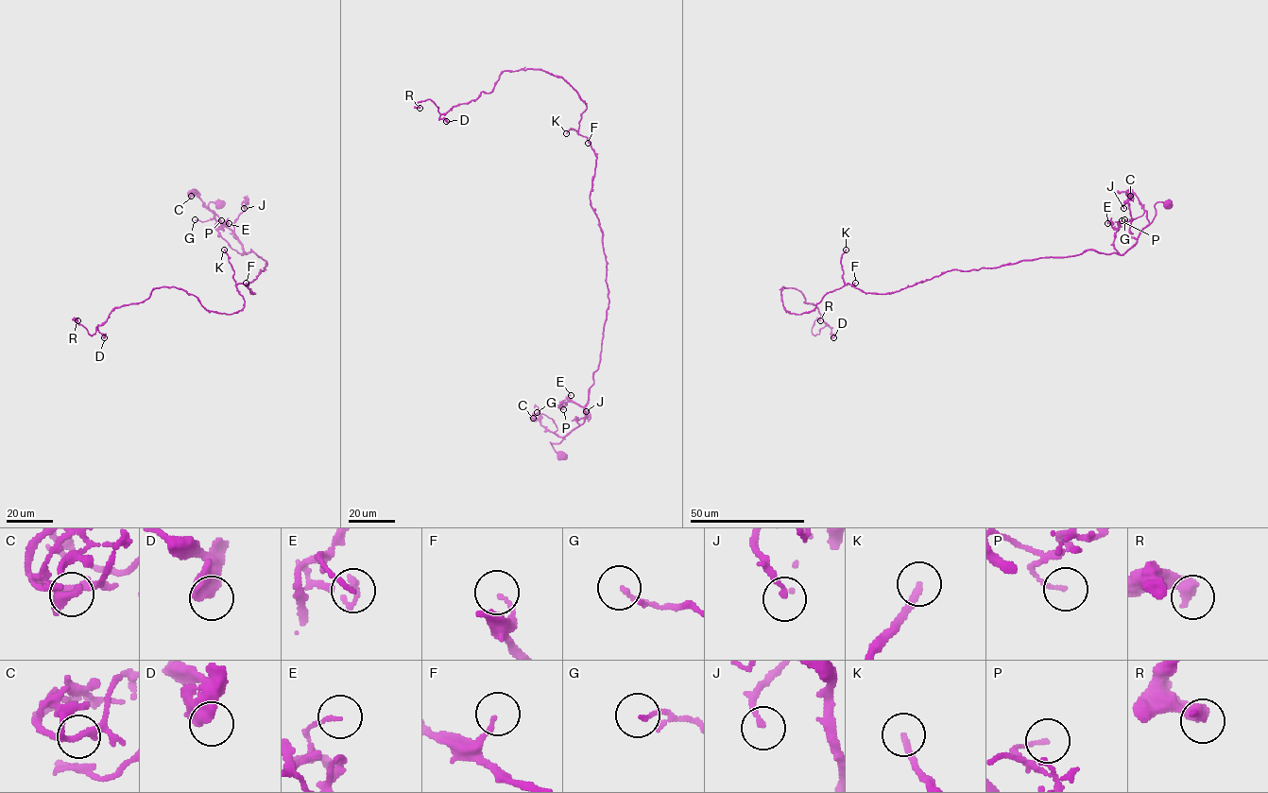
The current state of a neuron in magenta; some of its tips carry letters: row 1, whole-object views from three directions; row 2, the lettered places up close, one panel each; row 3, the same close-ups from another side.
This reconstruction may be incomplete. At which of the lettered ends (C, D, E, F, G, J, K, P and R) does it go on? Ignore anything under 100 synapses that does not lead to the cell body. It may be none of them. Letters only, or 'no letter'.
K

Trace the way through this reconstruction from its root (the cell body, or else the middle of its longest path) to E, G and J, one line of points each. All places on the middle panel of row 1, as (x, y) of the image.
E: (562, 455), (550, 442), (558, 443), (585, 420), (582, 406), (571, 401), (560, 404), (571, 395)
G: (562, 455), (550, 442), (558, 443), (563, 438), (554, 433), (557, 429), (556, 423), (537, 412)
J: (562, 455), (550, 442), (558, 443), (579, 424), (576, 417), (590, 416), (588, 412), (584, 413), (586, 411)

